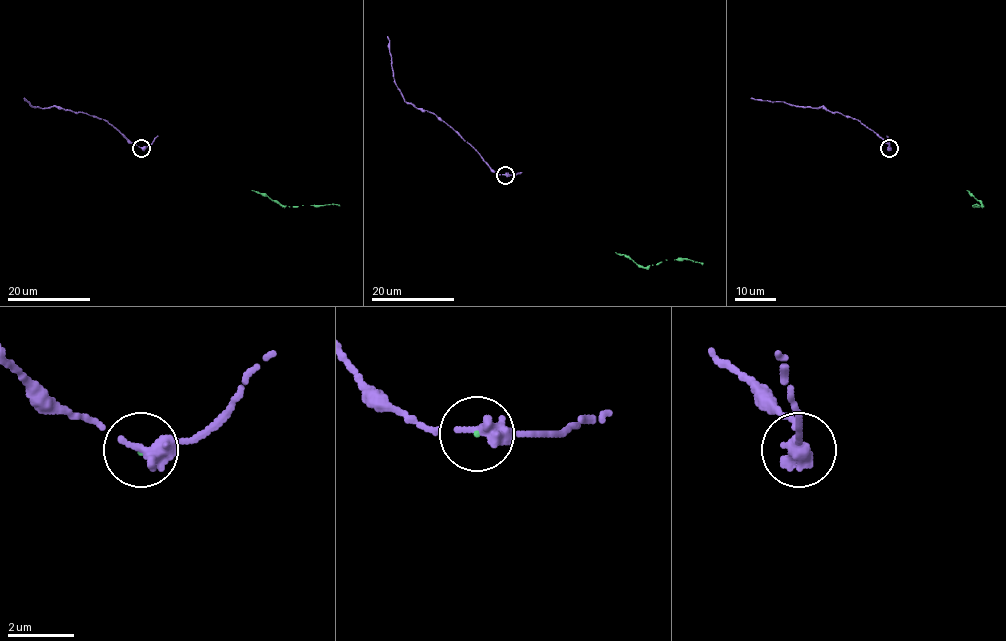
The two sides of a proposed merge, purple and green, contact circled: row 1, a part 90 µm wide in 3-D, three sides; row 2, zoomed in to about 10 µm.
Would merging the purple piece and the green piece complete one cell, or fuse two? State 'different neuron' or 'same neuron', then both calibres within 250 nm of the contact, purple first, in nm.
same neuron | 400/70 nm

